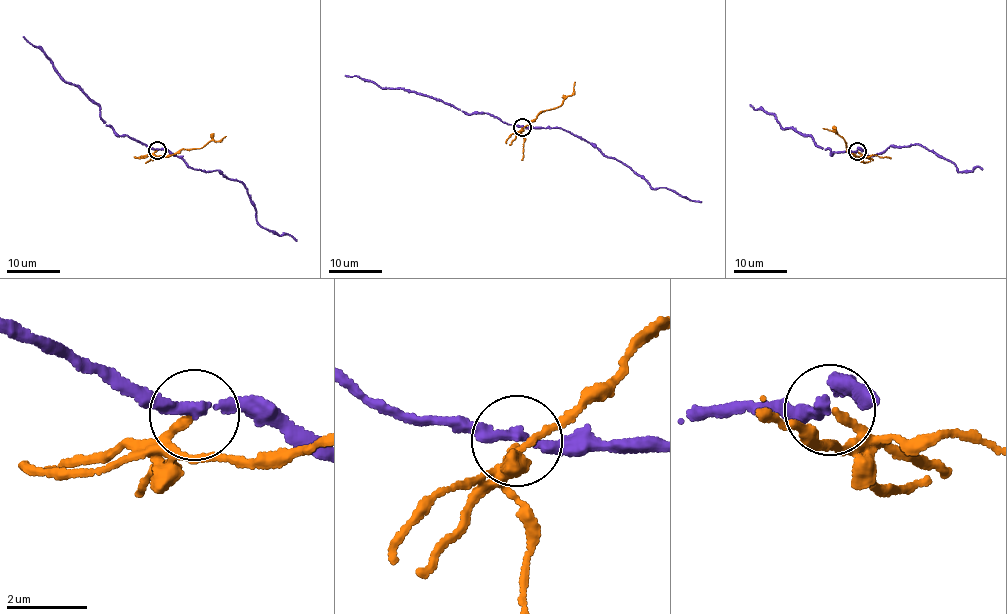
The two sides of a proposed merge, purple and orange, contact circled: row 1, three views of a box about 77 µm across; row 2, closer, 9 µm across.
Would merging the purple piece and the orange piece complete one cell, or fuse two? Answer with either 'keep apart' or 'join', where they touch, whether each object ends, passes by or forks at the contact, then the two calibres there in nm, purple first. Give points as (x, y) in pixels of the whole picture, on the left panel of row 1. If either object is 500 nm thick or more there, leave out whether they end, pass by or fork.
keep apart; place (157, 150); purple passes by; orange ends; calibres 220 and 180 nm

